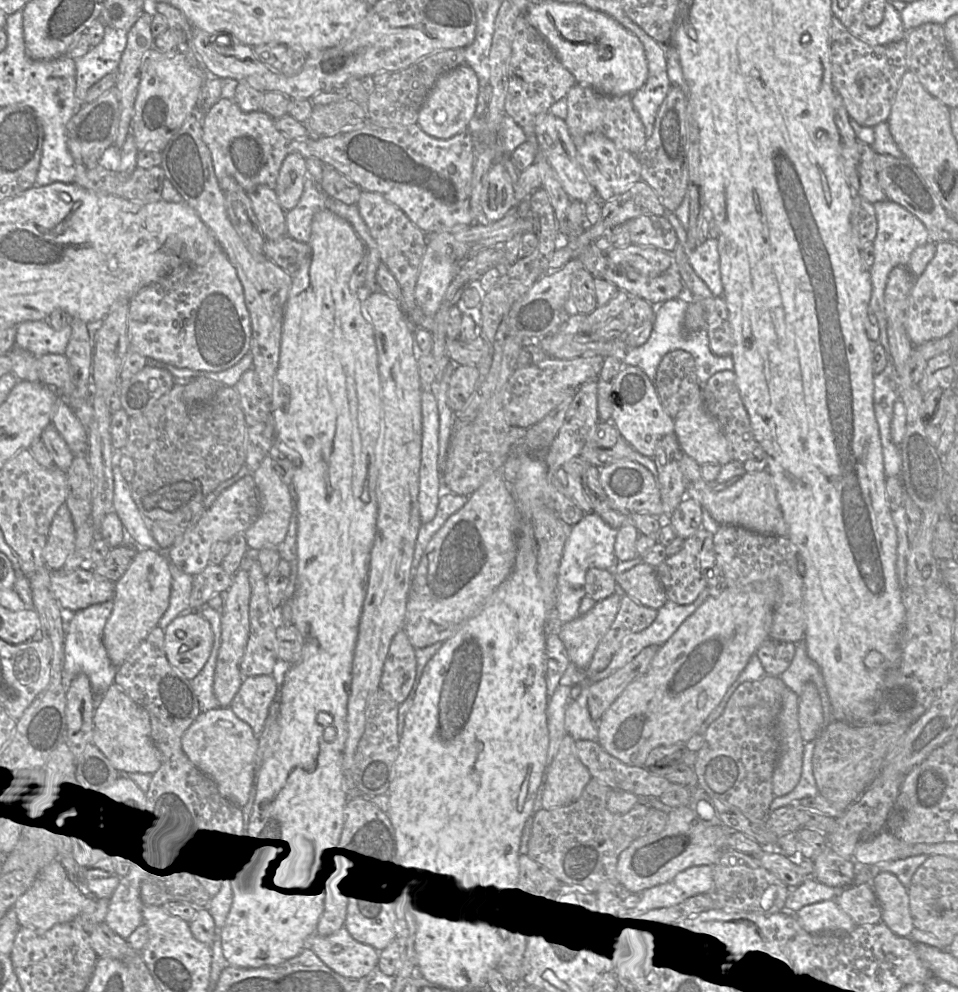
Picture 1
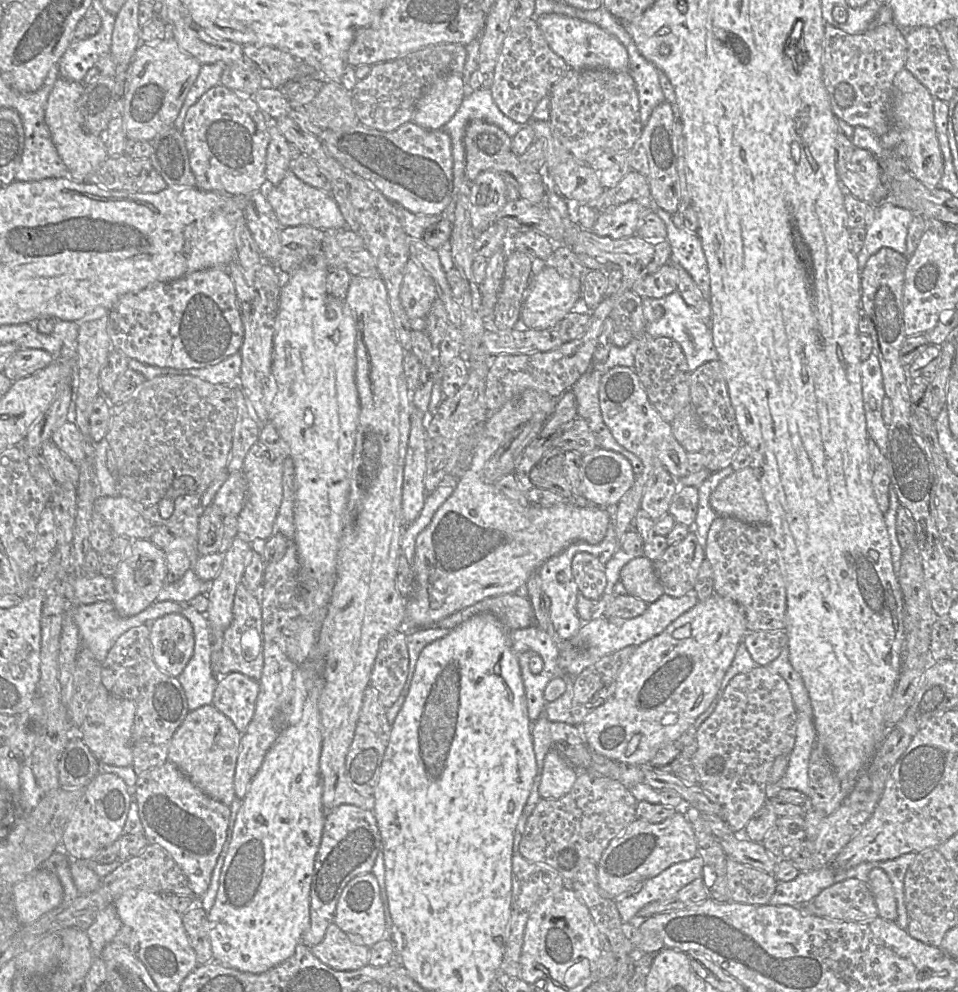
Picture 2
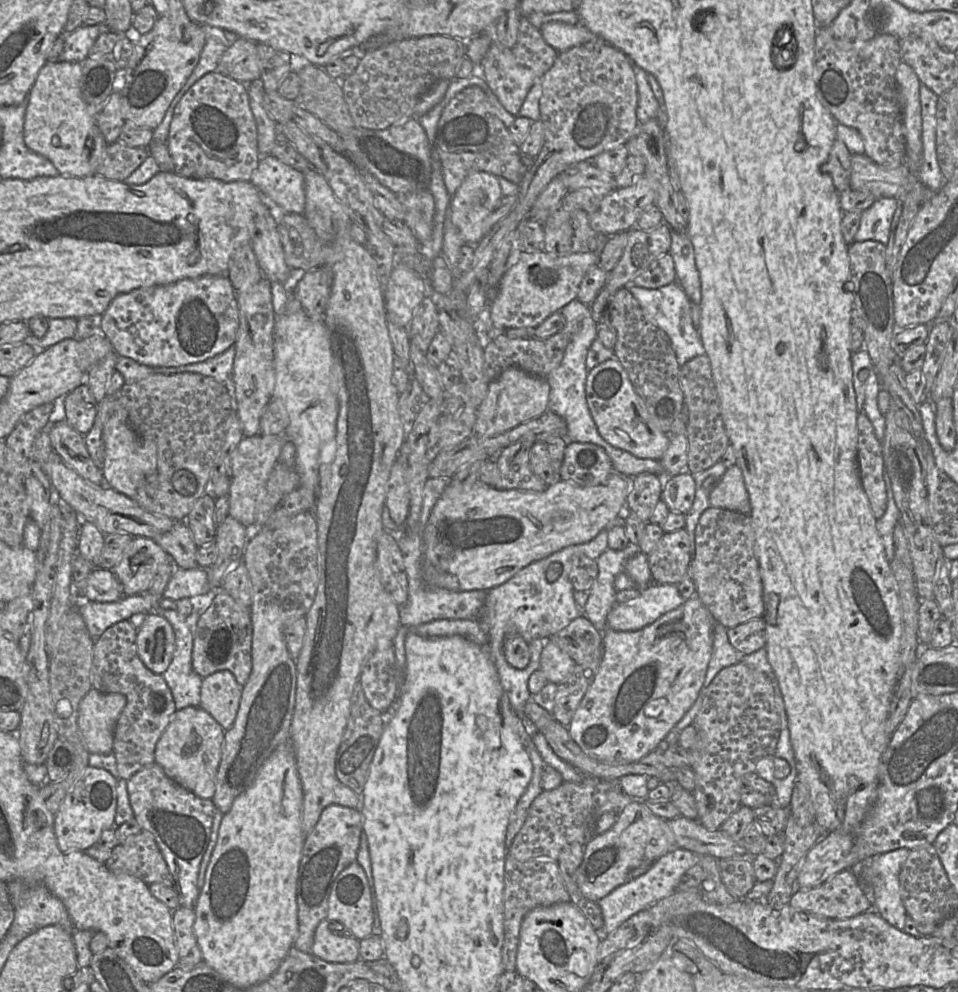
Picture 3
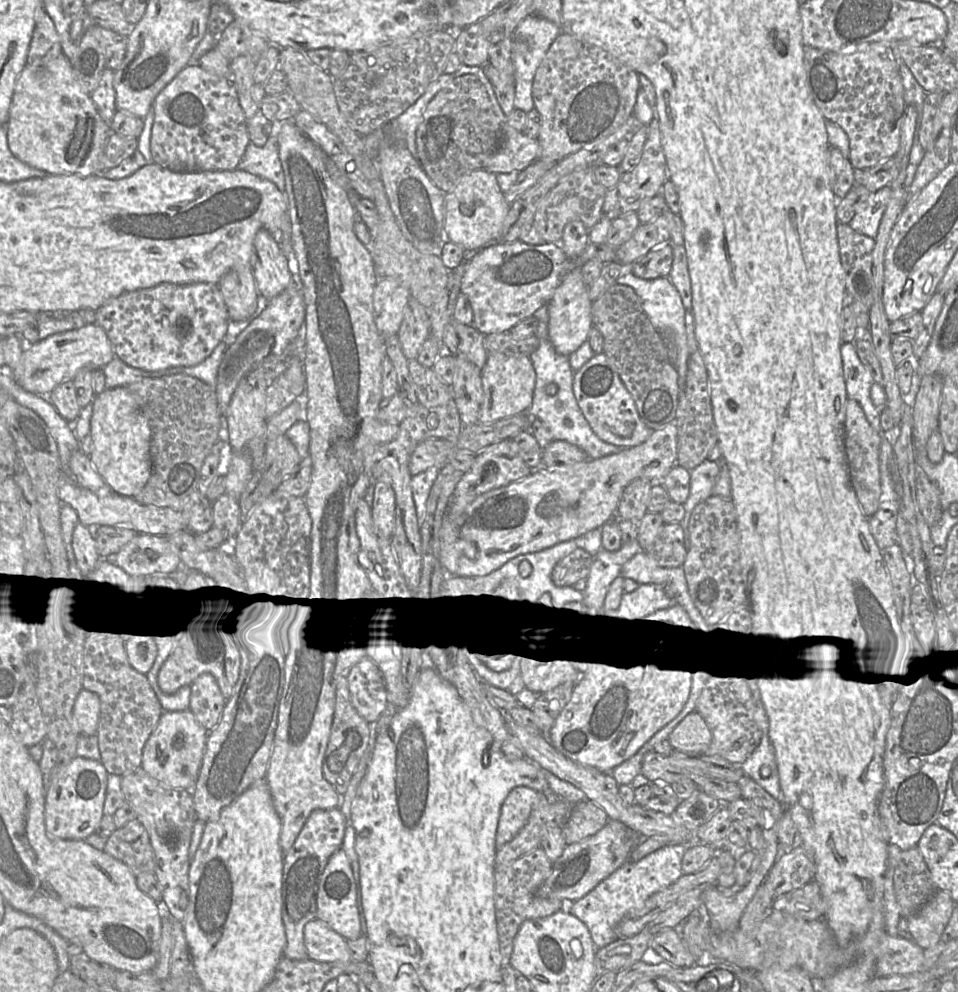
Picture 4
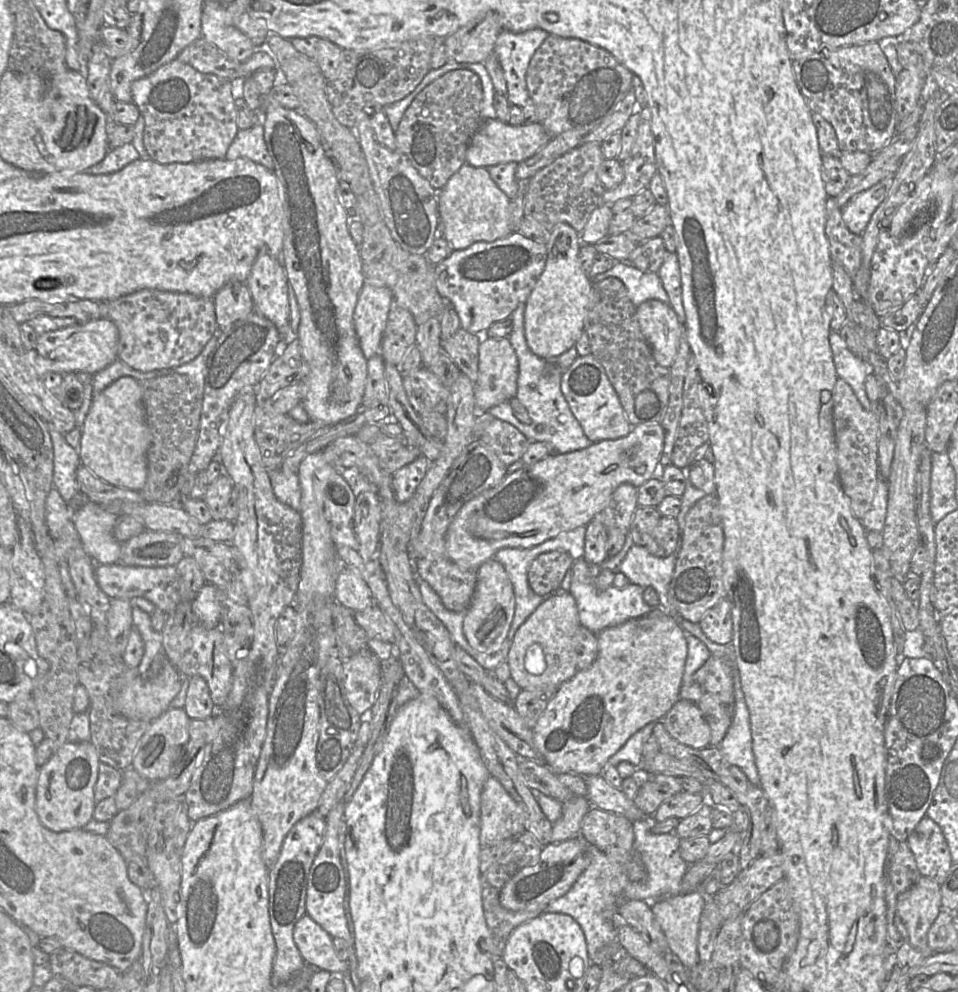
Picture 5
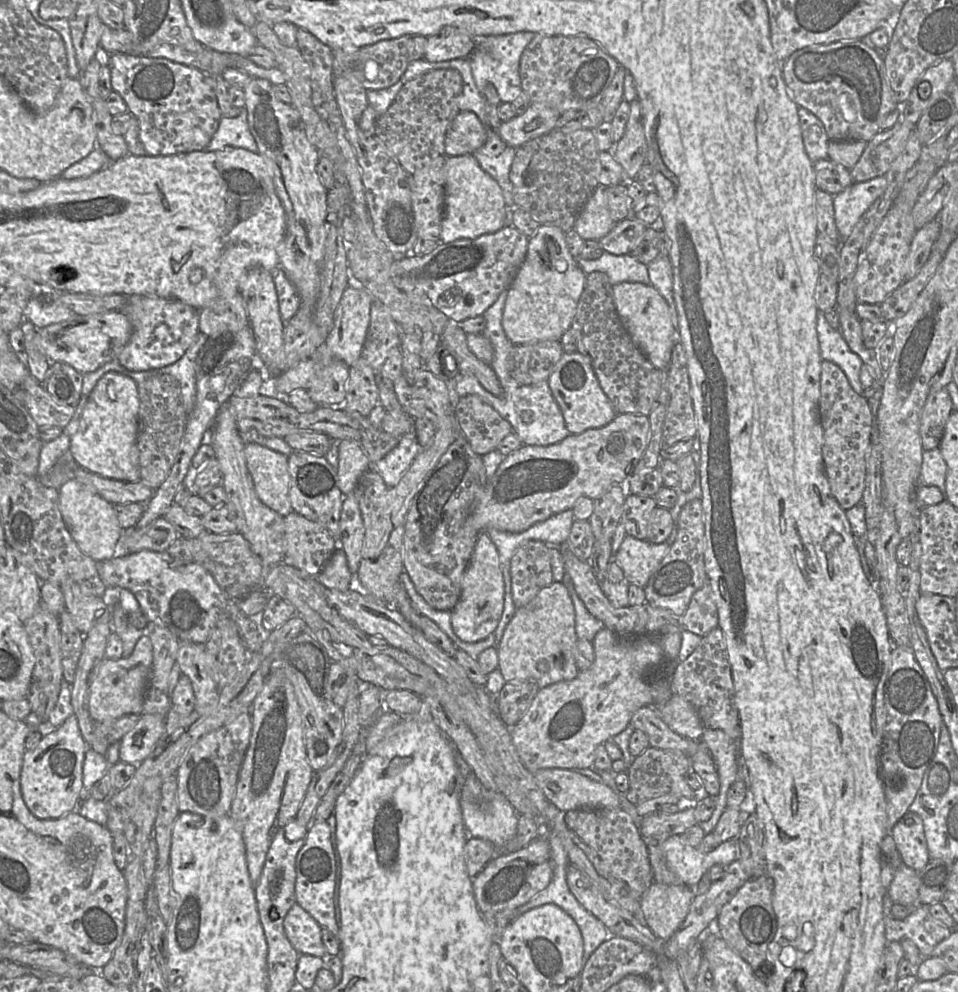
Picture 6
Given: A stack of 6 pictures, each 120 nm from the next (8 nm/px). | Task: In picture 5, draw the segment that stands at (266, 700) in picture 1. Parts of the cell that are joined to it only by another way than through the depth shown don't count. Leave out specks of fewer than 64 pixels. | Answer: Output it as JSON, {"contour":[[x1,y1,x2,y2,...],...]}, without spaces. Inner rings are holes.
{"contour":[[190,677,186,700,183,709,191,719,206,719,216,712,209,687,204,678]]}

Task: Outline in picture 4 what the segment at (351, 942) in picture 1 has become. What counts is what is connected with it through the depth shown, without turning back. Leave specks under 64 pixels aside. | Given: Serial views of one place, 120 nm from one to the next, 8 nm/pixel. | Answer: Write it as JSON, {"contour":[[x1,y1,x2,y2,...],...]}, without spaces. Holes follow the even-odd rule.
{"contour":[[318,918,304,928,304,943,308,958,328,963,360,963,351,957,347,940]]}

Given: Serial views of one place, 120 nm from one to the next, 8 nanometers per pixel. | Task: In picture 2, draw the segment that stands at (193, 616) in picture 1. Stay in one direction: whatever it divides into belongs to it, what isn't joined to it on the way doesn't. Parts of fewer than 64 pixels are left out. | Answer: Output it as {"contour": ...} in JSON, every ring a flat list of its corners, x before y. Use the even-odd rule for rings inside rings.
{"contour":[[168,614,150,623,152,655,157,667,169,676,182,673,194,652,194,632,181,614]]}

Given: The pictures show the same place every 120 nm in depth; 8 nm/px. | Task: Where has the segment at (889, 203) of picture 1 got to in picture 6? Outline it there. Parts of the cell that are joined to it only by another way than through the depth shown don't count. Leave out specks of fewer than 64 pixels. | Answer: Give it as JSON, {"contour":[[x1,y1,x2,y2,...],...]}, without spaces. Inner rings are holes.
{"contour":[[884,176,866,182,853,182,844,191,833,195,834,215,837,229,846,239,862,215,885,192,887,179]]}

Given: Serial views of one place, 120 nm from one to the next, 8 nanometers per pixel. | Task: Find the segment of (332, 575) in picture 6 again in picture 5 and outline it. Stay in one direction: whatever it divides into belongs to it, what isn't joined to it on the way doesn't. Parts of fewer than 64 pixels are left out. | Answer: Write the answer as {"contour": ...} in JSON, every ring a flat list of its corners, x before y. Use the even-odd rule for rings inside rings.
{"contour":[[346,564,337,576,334,595,338,603,354,612,376,604,370,587,358,570]]}

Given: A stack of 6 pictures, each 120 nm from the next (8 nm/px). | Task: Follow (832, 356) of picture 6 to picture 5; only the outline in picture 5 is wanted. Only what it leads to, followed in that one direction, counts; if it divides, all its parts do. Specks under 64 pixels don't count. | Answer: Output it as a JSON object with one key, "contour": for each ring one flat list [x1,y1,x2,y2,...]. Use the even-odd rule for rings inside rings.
{"contour":[[831,330,829,343,838,377,849,384,862,407,872,411,872,401,868,399,865,391,866,377,874,375,872,365,855,356,838,332]]}

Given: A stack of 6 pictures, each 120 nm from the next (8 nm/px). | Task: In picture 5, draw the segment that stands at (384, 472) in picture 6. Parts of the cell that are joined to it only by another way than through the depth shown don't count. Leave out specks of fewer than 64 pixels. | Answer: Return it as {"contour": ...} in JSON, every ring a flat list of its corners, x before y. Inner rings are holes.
{"contour":[[421,455,392,474,392,486,398,502,403,503,412,498,430,463,425,455]]}

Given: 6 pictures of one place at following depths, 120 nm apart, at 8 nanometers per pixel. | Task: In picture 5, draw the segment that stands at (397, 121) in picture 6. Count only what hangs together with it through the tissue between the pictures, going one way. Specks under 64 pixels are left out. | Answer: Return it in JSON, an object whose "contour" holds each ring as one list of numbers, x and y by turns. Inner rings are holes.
{"contour":[[468,69,446,72,413,99,395,130,398,148,437,191,466,163,470,141,484,122,480,114,482,99,478,75]]}

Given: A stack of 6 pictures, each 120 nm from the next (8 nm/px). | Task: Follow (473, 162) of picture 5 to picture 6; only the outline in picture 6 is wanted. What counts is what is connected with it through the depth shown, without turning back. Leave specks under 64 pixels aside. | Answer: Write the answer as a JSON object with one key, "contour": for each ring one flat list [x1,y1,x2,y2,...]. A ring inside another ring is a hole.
{"contour":[[531,103,525,113,502,122,496,131,506,144,516,149,553,130,561,115,545,104],[460,111,452,121,445,137,447,156,474,154,487,139,487,128,477,115,469,111]]}

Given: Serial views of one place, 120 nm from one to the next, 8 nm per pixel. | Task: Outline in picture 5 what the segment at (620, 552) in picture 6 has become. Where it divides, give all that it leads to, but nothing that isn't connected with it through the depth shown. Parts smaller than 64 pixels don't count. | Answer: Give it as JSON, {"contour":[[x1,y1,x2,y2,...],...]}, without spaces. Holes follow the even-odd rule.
{"contour":[[634,544,627,552,617,571,623,573,629,579,630,583,644,588,652,587,659,596,660,606,668,610,665,613,673,614,673,611,667,603,667,592,674,571,675,562,676,554,660,558,652,555,645,546]]}

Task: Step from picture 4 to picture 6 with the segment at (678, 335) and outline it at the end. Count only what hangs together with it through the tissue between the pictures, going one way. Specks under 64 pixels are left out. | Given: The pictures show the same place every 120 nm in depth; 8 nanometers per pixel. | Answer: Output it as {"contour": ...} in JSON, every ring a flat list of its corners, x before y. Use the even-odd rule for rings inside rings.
{"contour":[[605,251,600,258,586,260,576,258,579,267,586,273,603,272,611,284,636,282,650,285,647,265,636,260,631,254,614,255]]}

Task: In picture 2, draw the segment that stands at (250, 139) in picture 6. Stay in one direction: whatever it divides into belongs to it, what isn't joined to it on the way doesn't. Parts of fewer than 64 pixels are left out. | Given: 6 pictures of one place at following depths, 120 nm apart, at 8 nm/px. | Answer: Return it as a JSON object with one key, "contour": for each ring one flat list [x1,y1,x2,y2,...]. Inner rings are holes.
{"contour":[[291,170,277,185,268,185,265,196,272,205,282,227,309,225,323,230,347,228,344,217,330,193,315,188,297,177]]}

